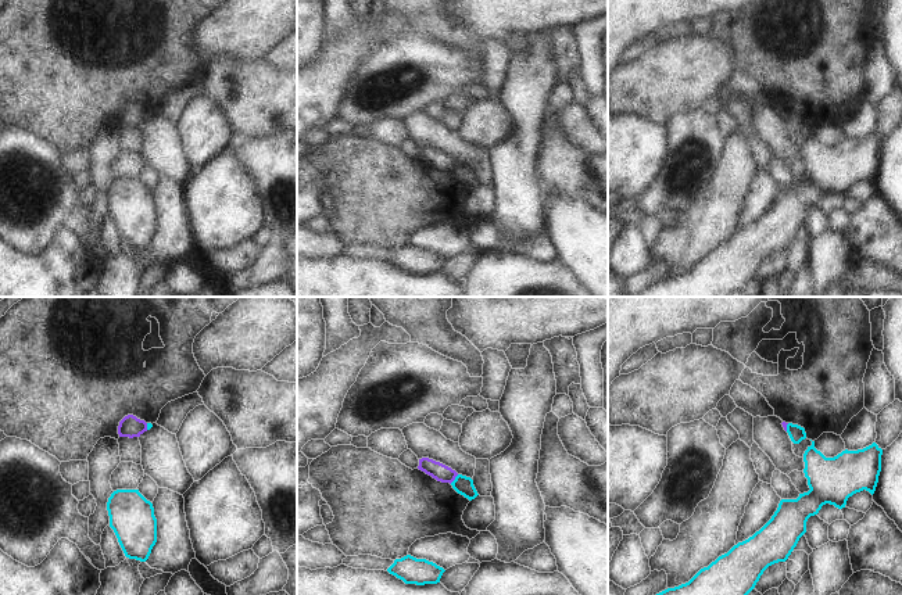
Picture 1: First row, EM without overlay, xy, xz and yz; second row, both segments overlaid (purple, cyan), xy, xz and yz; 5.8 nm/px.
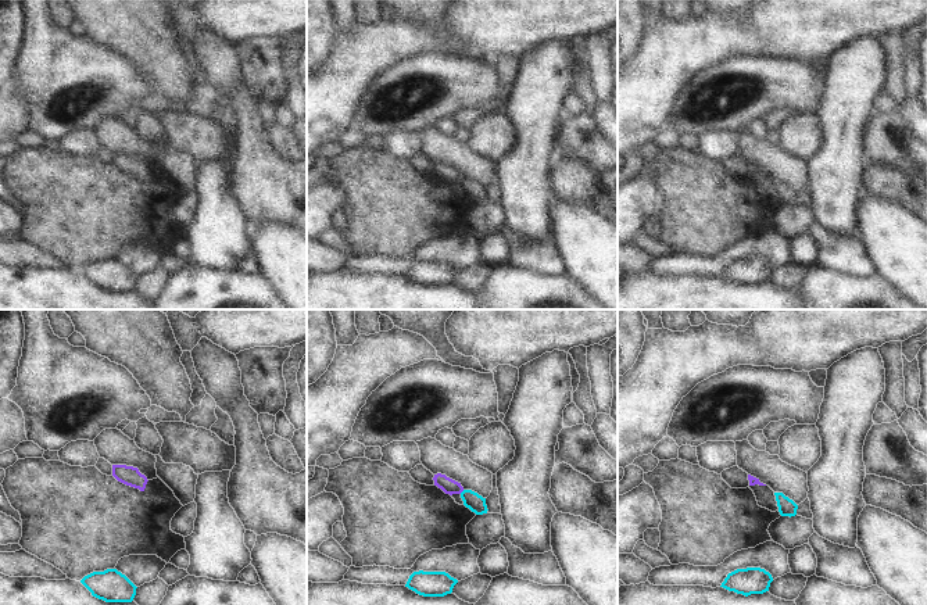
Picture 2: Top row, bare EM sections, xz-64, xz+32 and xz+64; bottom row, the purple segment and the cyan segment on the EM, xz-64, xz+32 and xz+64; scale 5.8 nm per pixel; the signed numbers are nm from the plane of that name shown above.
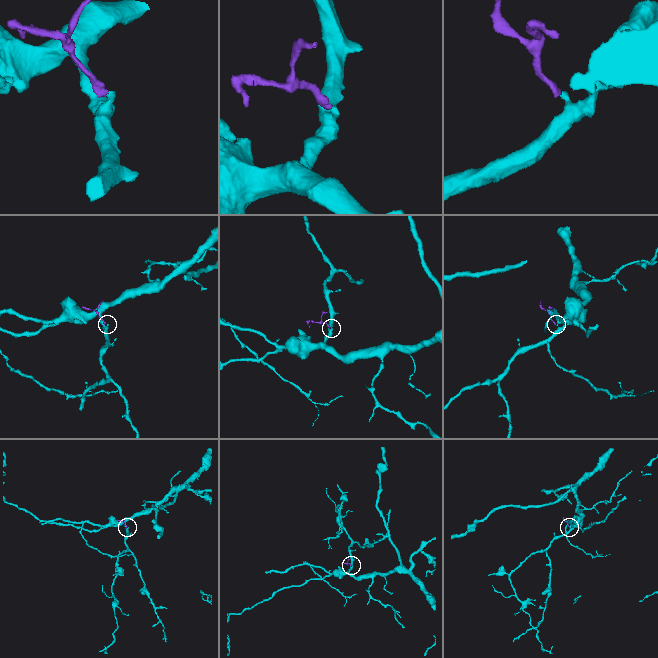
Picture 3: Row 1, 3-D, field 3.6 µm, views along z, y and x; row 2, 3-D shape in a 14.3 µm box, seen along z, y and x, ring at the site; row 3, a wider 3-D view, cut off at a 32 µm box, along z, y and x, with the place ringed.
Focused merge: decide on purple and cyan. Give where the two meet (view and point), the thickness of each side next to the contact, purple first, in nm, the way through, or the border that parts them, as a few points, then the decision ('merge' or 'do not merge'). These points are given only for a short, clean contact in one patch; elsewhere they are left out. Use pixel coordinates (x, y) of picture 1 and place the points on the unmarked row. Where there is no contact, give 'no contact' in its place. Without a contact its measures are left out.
contact xz (454, 168); calibres 100 and 110 nm; border xz (458, 164), (450, 172); do not merge

